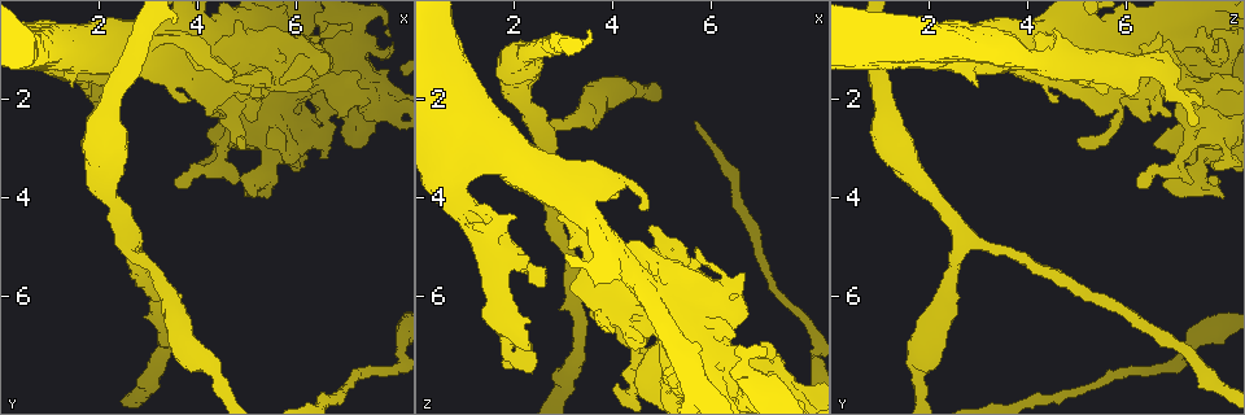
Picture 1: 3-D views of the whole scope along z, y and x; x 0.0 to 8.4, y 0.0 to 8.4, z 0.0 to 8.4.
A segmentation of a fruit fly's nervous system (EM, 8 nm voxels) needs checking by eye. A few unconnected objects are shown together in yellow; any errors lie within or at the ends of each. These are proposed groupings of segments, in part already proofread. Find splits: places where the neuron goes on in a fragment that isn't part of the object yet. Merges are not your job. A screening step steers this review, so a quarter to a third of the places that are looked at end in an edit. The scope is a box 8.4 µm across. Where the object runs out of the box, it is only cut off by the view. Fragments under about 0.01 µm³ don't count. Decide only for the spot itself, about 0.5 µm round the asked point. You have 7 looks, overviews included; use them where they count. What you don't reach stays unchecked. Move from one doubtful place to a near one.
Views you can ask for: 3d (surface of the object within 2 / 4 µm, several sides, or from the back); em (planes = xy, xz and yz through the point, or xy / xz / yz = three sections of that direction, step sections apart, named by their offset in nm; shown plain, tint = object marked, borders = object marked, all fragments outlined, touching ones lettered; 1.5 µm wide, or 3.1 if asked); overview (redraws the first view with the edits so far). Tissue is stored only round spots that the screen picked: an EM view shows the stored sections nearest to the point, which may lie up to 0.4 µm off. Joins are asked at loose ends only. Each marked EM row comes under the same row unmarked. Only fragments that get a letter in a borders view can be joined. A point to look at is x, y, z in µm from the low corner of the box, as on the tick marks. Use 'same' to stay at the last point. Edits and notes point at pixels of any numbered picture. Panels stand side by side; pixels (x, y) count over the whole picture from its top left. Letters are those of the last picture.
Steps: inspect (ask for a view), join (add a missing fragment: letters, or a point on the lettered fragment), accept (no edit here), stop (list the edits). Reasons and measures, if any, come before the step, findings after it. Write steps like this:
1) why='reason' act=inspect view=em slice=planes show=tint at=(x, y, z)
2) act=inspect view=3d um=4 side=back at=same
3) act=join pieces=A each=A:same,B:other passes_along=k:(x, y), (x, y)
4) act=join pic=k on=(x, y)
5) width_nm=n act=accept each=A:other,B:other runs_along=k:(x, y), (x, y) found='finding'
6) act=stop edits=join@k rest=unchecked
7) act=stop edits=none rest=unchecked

why='an open end' act=inspect view=3d um=2 at=(6.60, 1.30, 5.55)

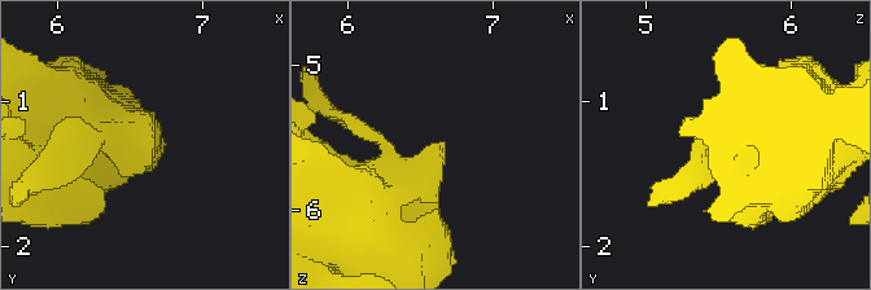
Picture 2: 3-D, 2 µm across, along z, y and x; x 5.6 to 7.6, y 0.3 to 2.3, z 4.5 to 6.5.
why='need the tissue' act=inspect view=em slice=planes show=borders at=(6.64, 1.32, 5.54)

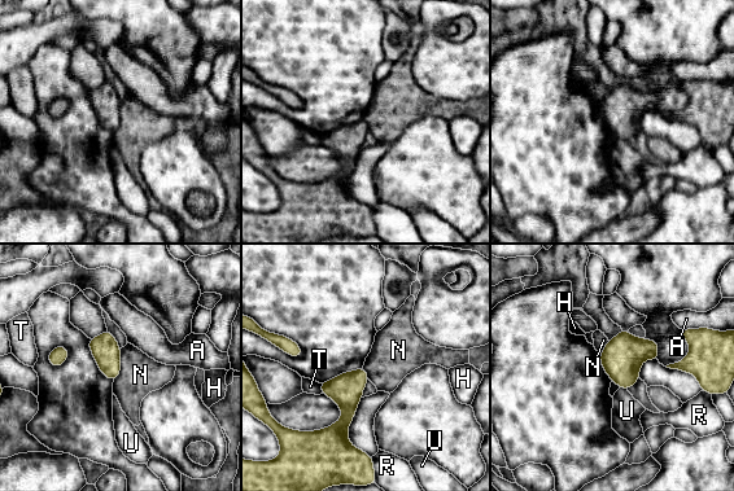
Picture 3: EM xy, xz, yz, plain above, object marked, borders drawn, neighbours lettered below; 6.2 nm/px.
longest_contact=N:220nm act=accept each=A:other,H:other,N:other,R:other,T:other,U:other found='no lettered fragment goes on from it'

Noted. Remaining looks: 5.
why='free end' act=inspect view=em slice=yz step=4 show=tint at=(4.85, 2.90, 5.05)

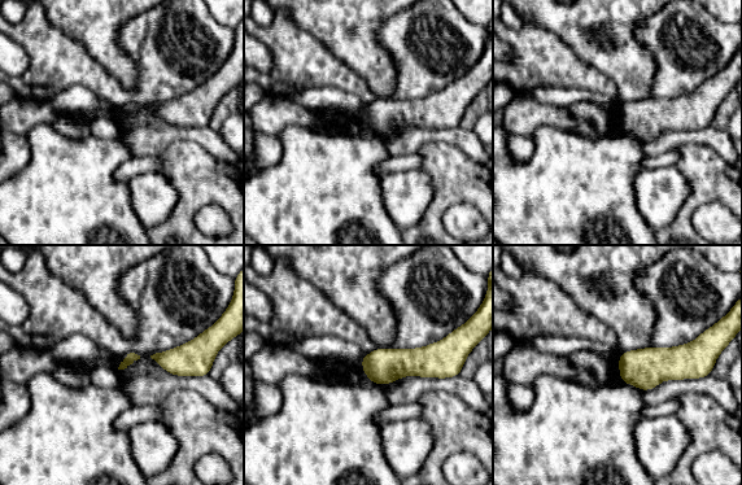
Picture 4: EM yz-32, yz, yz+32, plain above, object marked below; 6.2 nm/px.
why='cut it another way' act=inspect view=em slice=xz step=4 show=tint at=same

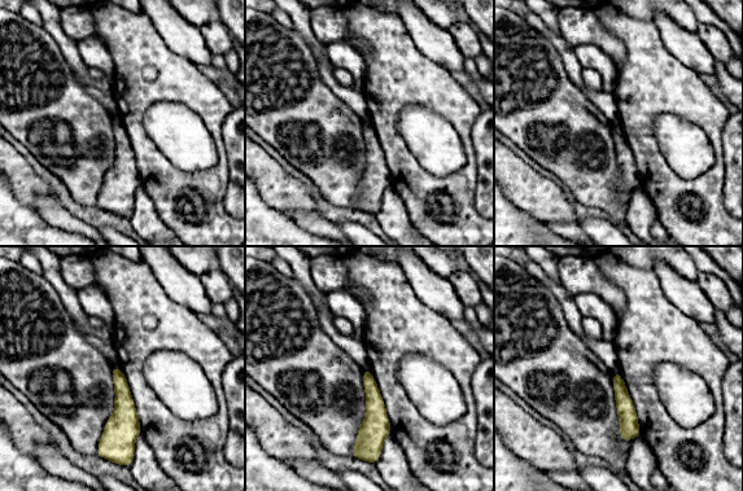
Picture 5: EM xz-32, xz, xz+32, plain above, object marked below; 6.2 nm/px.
act=inspect view=em slice=xz step=4 show=borders at=same

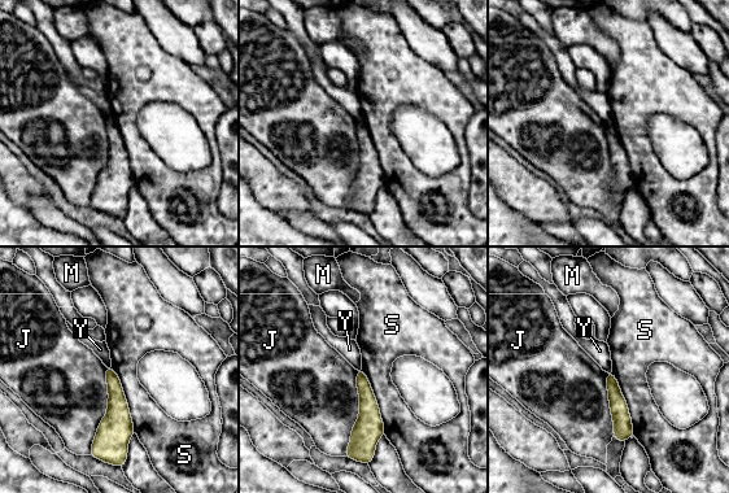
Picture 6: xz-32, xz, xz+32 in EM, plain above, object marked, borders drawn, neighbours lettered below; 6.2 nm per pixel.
act=accept each=J:other,M:other,S:other,Y:other border=6:(110, 366), (122, 387), (135, 432) found='none of them fits'

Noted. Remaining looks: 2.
why='an open end' act=inspect view=em slice=yz step=4 show=tint at=(5.10, 0.50, 7.50)

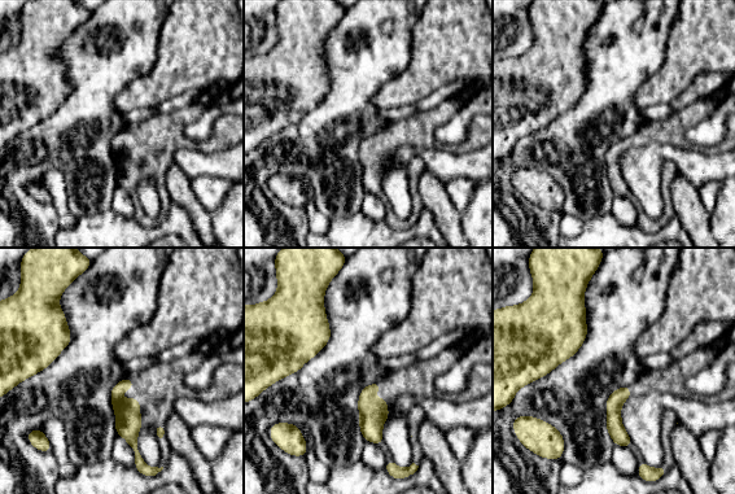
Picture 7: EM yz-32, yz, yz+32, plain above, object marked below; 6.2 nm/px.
why='another direction' act=inspect view=em slice=planes show=borders at=same

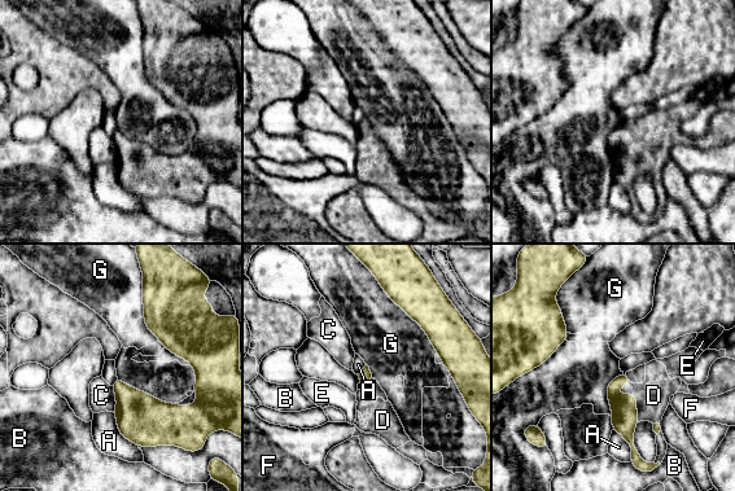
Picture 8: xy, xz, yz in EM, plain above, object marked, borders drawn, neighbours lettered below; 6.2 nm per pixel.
act=join pieces=D each=A:other,B:other,C:other,D:same,E:other,F:other,G:other found='it goes on there'

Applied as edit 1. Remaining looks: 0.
act=stop edits=join@8 rest=unchecked

